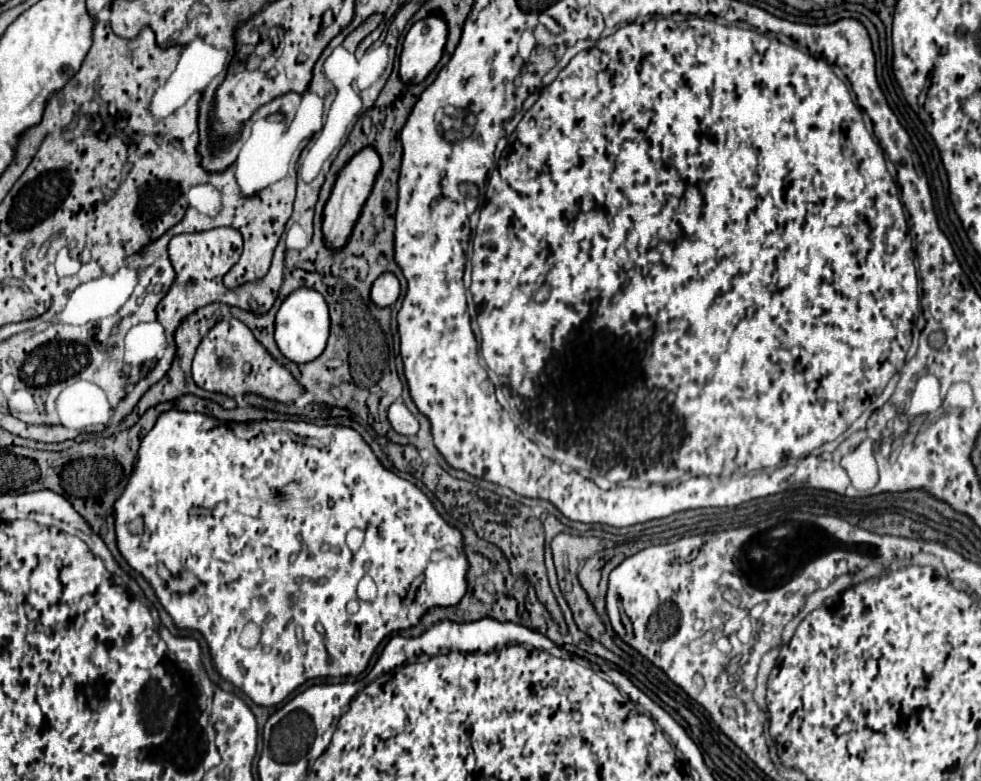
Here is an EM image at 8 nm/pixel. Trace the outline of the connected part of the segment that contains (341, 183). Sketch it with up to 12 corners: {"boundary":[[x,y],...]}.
{"boundary":[[362,150],[338,174],[324,208],[324,238],[342,248],[380,172]]}

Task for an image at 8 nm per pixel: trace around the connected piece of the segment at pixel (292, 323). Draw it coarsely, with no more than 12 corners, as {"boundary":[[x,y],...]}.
{"boundary":[[314,288],[290,292],[274,340],[292,362],[328,342],[328,304]]}

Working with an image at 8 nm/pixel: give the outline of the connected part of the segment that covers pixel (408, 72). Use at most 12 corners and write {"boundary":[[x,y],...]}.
{"boundary":[[416,22],[400,54],[400,80],[422,82],[442,58],[448,26]]}

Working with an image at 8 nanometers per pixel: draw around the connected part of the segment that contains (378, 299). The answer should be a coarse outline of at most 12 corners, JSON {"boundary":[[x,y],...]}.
{"boundary":[[392,272],[378,276],[370,294],[380,308],[400,296],[400,282]]}

